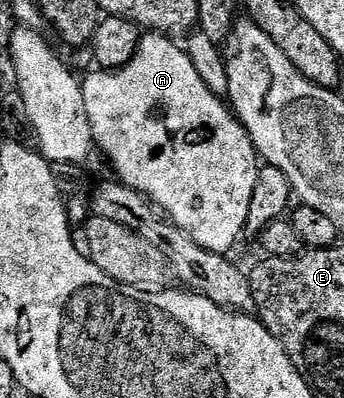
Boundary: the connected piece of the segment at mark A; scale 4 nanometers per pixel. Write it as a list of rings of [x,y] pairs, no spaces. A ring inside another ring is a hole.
[[[145,34],[139,45],[136,46],[131,61],[125,67],[118,71],[97,70],[96,75],[88,75],[82,79],[80,93],[84,98],[84,116],[88,119],[88,129],[92,132],[93,144],[98,148],[98,151],[100,147],[101,153],[105,156],[100,155],[106,160],[107,166],[112,166],[116,170],[114,175],[119,182],[144,195],[153,207],[167,216],[173,227],[178,227],[181,231],[186,232],[194,242],[202,245],[202,249],[228,253],[231,252],[232,247],[232,239],[228,235],[242,235],[245,232],[244,218],[250,207],[250,193],[254,178],[252,138],[248,136],[248,130],[244,128],[244,124],[240,122],[239,118],[226,105],[224,108],[223,103],[216,100],[215,95],[207,89],[208,85],[204,77],[196,71],[189,52],[184,47],[183,49],[175,47],[172,43],[175,42],[167,35]]]

